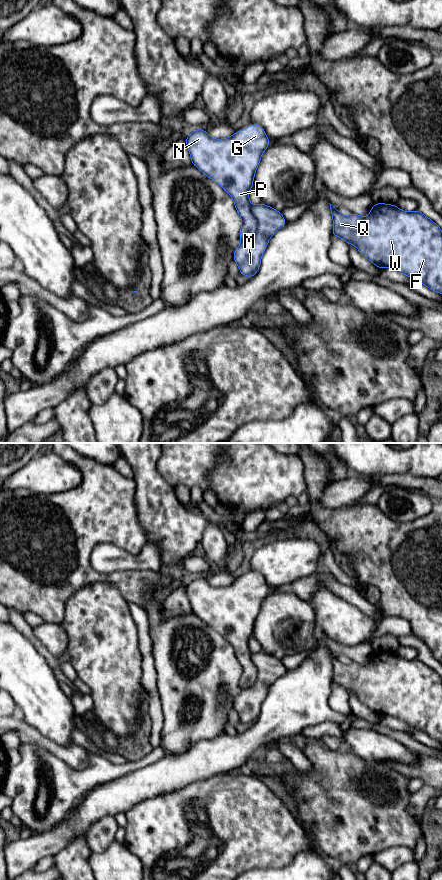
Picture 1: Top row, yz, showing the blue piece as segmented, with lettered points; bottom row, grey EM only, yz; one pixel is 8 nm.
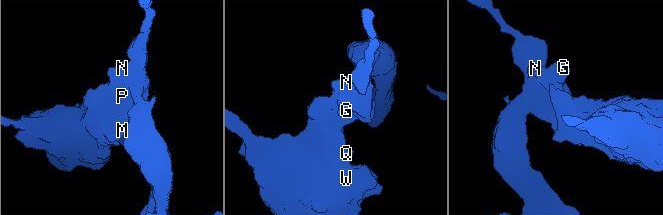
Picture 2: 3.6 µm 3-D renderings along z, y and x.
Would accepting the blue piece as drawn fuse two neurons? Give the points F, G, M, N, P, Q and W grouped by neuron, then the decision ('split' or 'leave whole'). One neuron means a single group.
F M Q W / G N P; split

